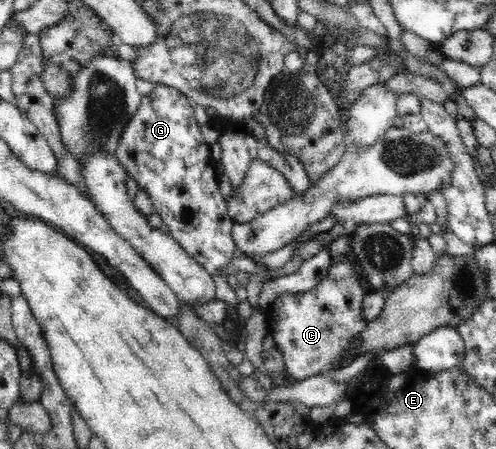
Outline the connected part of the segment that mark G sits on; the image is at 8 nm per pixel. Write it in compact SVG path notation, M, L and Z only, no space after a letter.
M156 84L151 93L142 97L136 114L126 125L115 156L120 160L120 165L124 167L128 177L138 184L138 189L144 189L150 195L156 212L170 228L172 239L212 275L217 299L237 307L239 301L236 298L236 290L232 290L227 277L220 274L220 270L235 256L234 222L228 212L227 202L220 194L220 172L211 159L210 145L204 141L200 126L194 117L193 105L188 96L171 86Z

